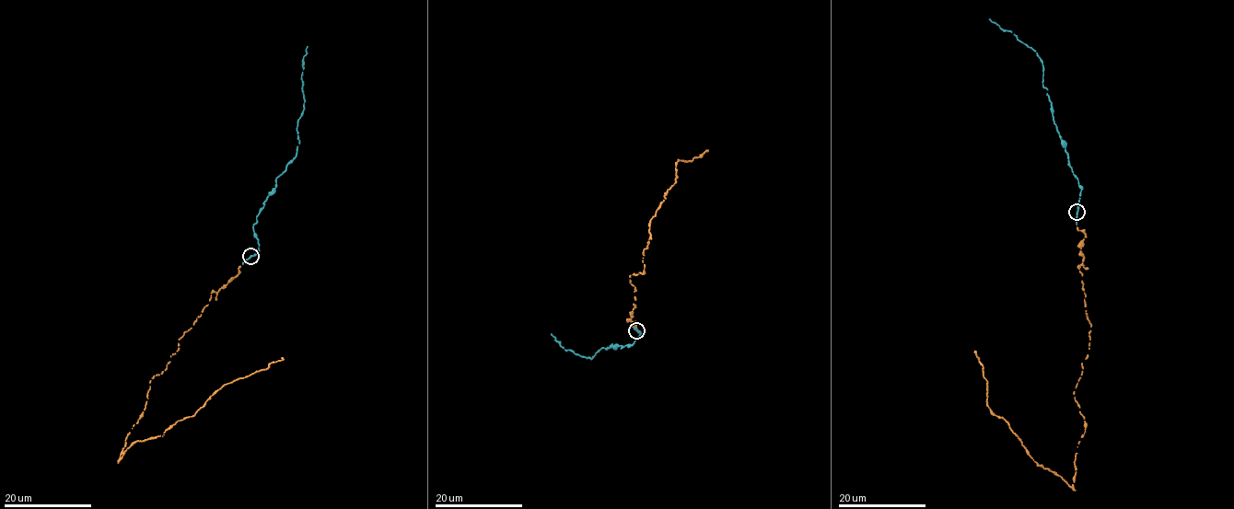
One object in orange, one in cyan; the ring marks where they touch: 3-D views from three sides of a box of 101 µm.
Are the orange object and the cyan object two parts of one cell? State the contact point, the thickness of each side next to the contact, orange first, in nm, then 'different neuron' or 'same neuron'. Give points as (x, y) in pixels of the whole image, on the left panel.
at (250, 256); 130 nm thick on the orange side, 150 nm on the other; same neuron

